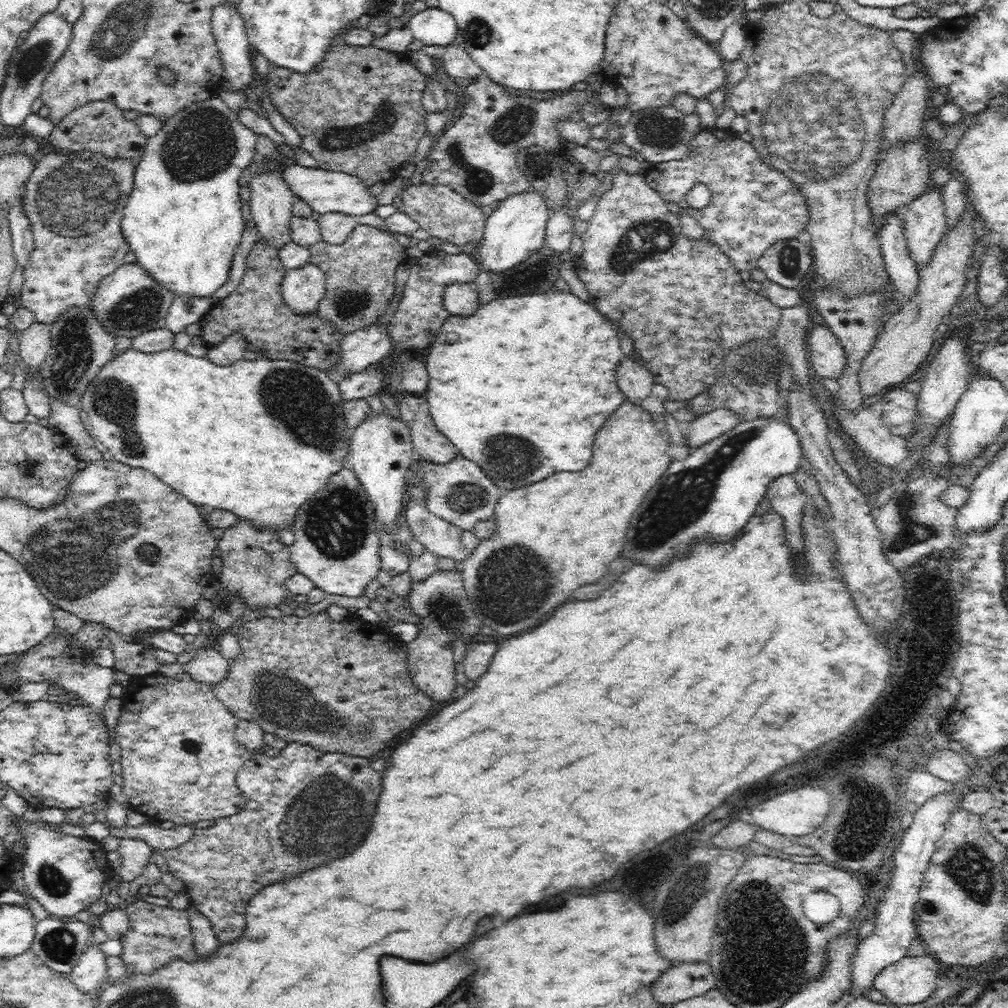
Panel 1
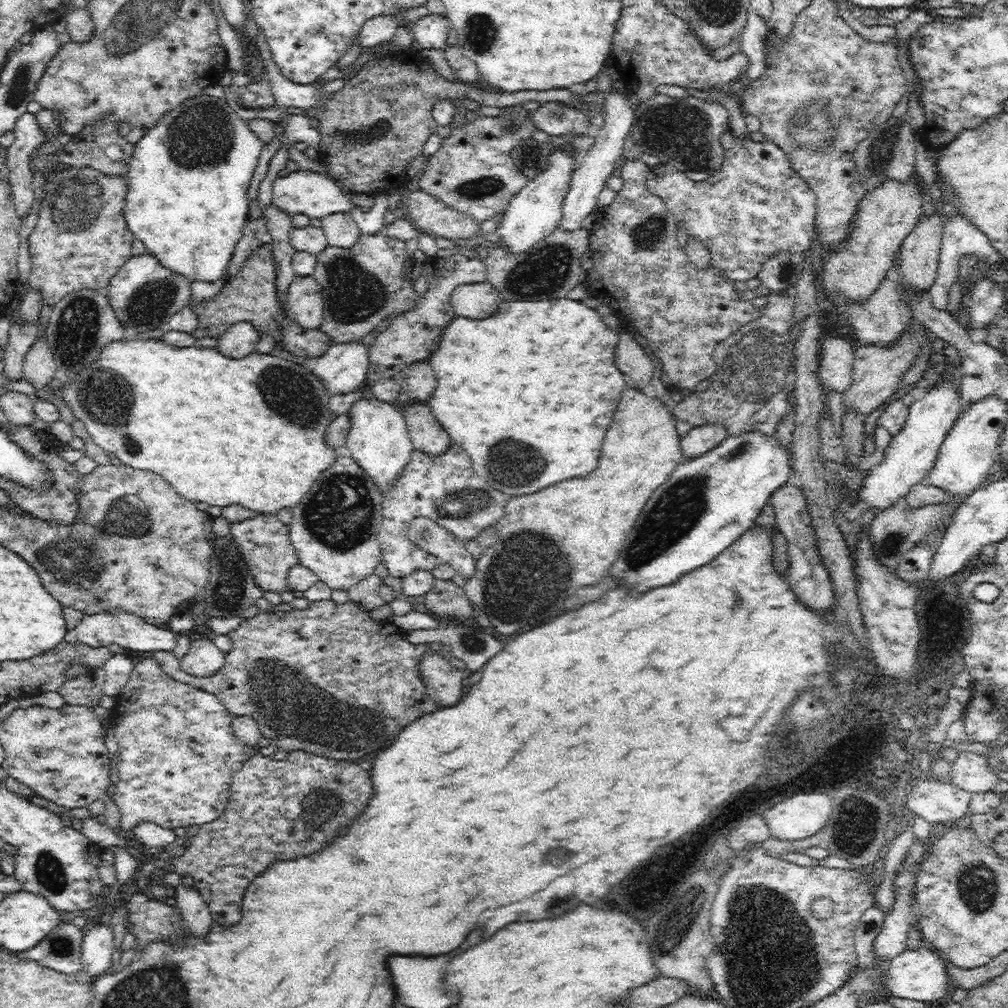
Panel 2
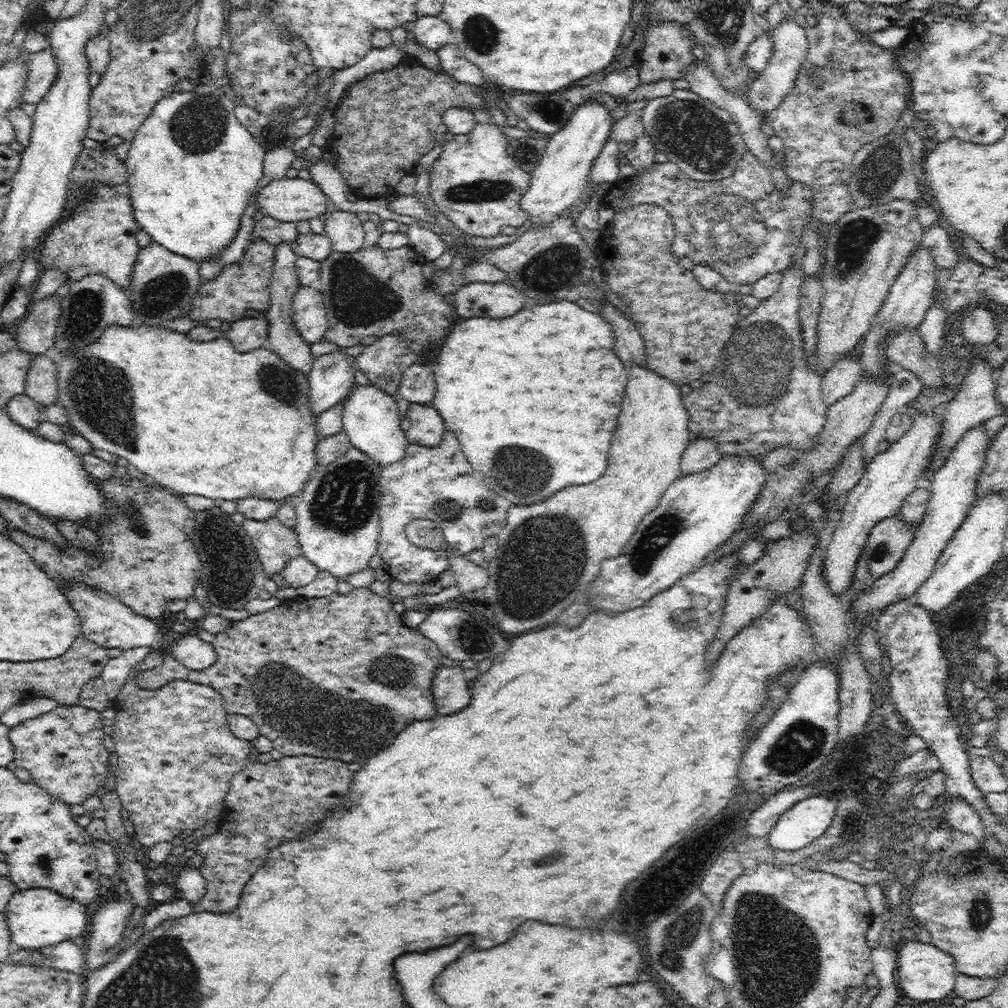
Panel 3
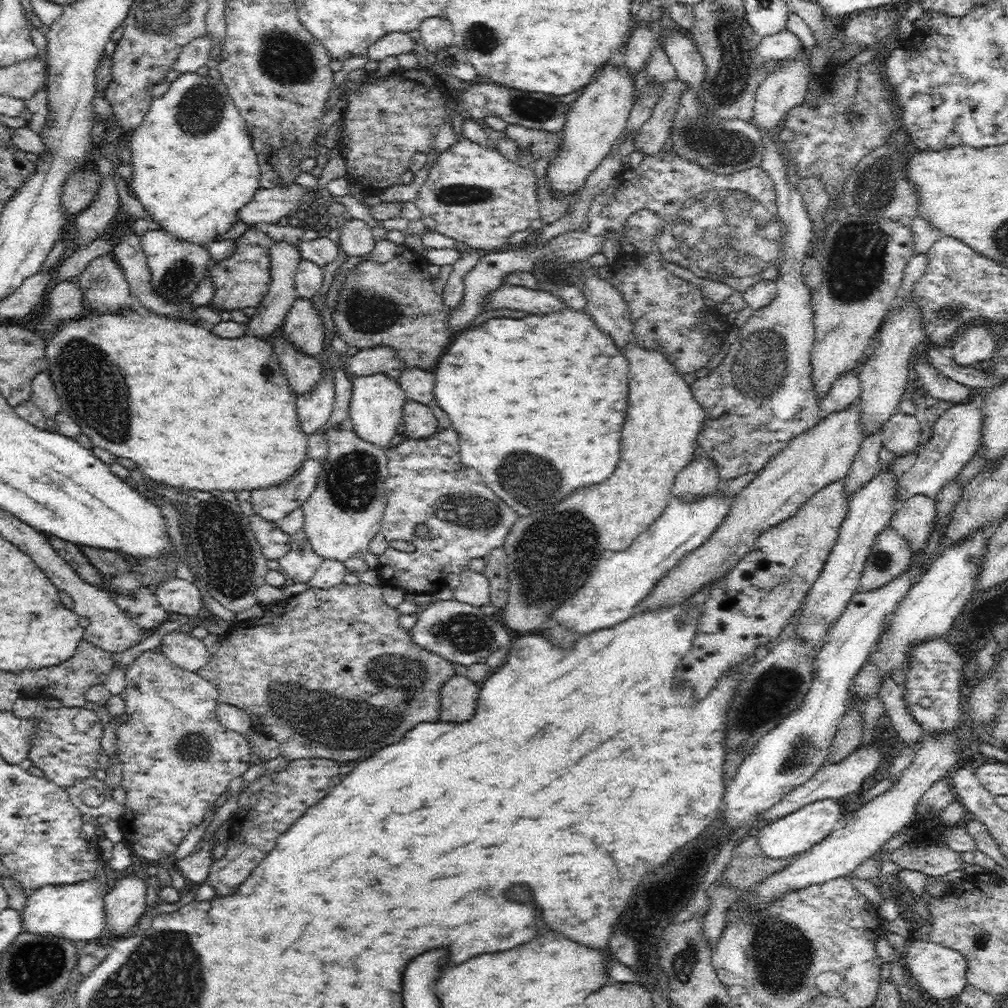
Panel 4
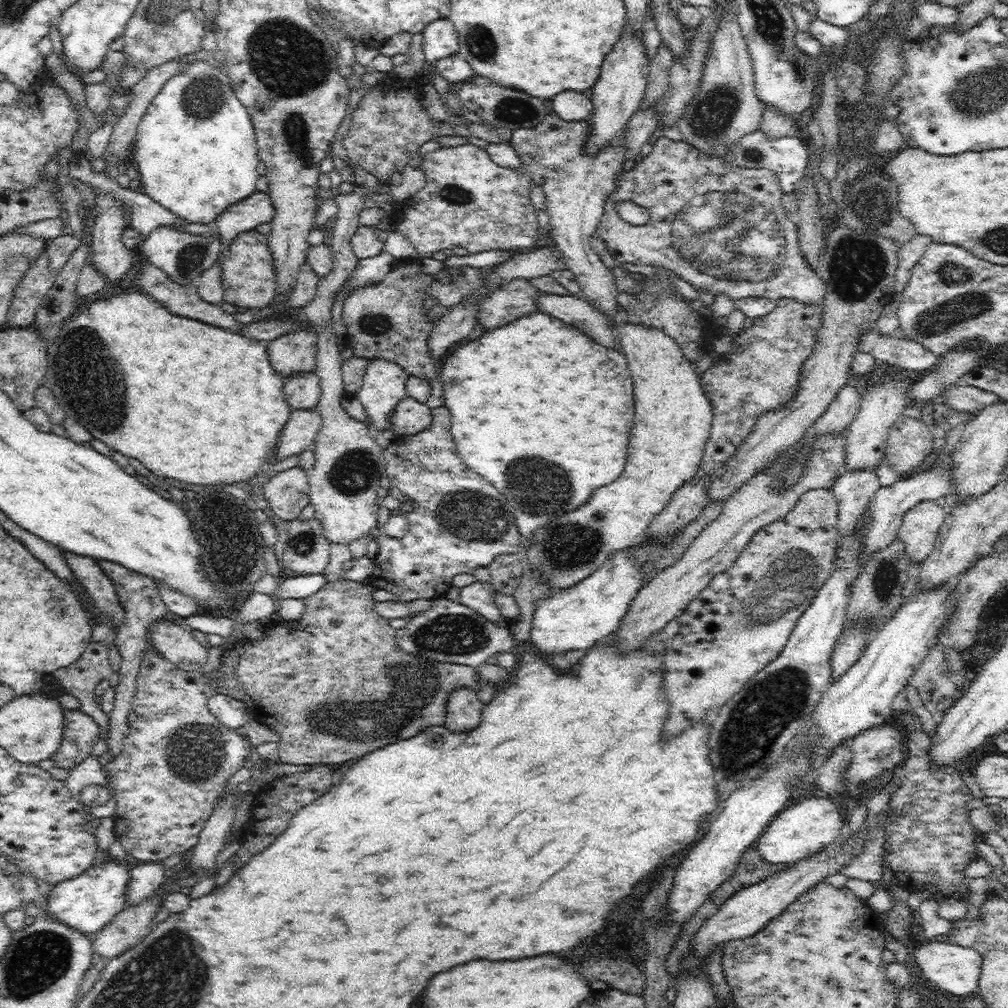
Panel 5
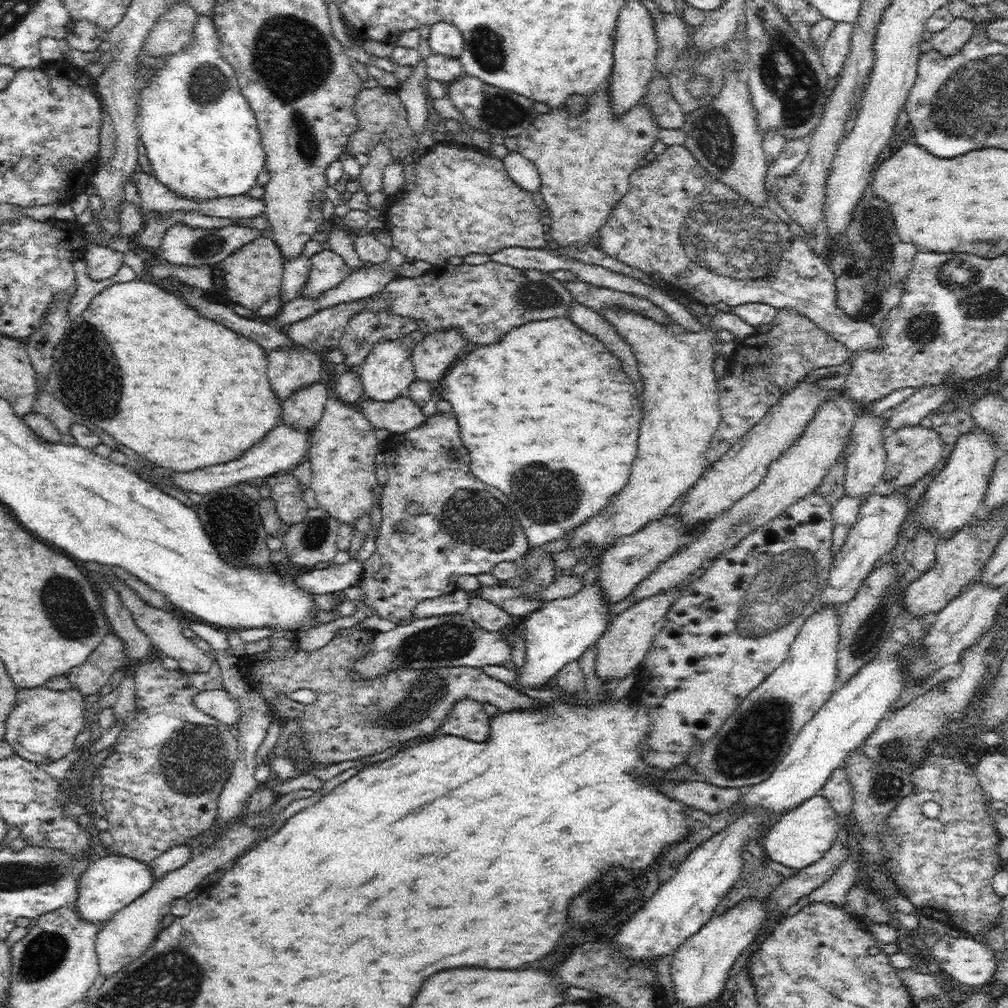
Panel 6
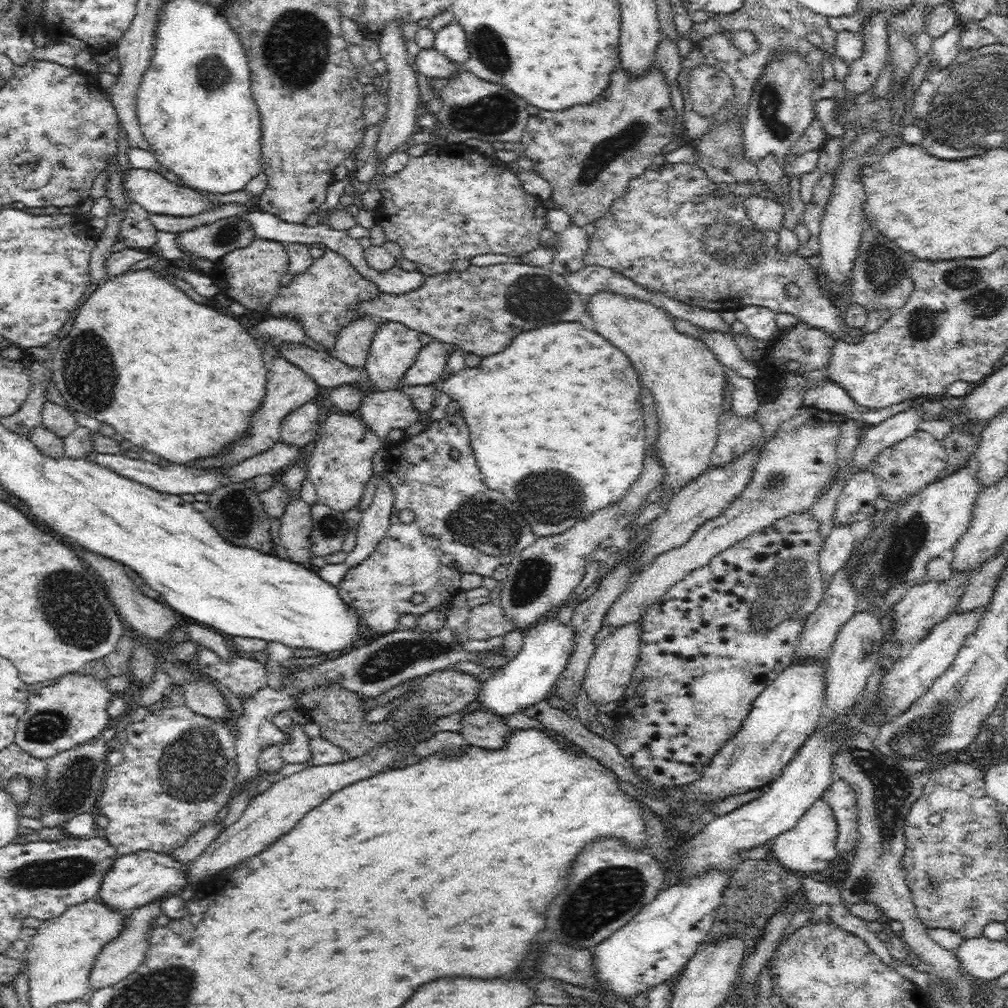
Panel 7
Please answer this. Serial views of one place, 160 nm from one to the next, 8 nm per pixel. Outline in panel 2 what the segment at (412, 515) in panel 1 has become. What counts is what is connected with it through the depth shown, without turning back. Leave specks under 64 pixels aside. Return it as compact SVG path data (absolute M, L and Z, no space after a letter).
M416 517L408 529L409 540L427 550L439 563L449 564L466 580L476 572L476 558L468 553L463 540L432 519Z

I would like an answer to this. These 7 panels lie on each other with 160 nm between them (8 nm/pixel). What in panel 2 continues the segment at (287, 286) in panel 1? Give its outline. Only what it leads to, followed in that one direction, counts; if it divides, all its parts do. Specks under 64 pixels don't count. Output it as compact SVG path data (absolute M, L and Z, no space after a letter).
M313 276L297 277L285 294L285 313L302 328L314 330L322 326L323 294Z

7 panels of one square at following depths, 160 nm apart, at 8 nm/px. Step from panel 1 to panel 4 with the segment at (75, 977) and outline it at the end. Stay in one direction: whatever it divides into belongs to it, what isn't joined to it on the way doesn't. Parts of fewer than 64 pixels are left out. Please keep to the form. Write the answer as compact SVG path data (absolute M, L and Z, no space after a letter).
M129 875L120 879L107 891L104 898L104 913L106 913L105 929L112 934L126 934L138 919L146 912L146 895L148 892L146 876Z

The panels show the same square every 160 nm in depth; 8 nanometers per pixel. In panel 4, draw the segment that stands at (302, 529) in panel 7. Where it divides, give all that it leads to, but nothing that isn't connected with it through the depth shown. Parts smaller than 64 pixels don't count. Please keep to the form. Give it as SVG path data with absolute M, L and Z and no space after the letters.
M307 456L296 474L283 485L254 489L249 500L255 514L278 524L287 514L302 508L317 485L324 463L325 458Z

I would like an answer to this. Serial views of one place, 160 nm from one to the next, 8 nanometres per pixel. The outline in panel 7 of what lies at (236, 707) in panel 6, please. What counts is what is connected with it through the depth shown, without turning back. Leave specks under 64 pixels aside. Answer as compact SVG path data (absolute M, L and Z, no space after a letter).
M196 680L183 686L187 707L196 714L208 718L232 716L227 700L212 683Z

